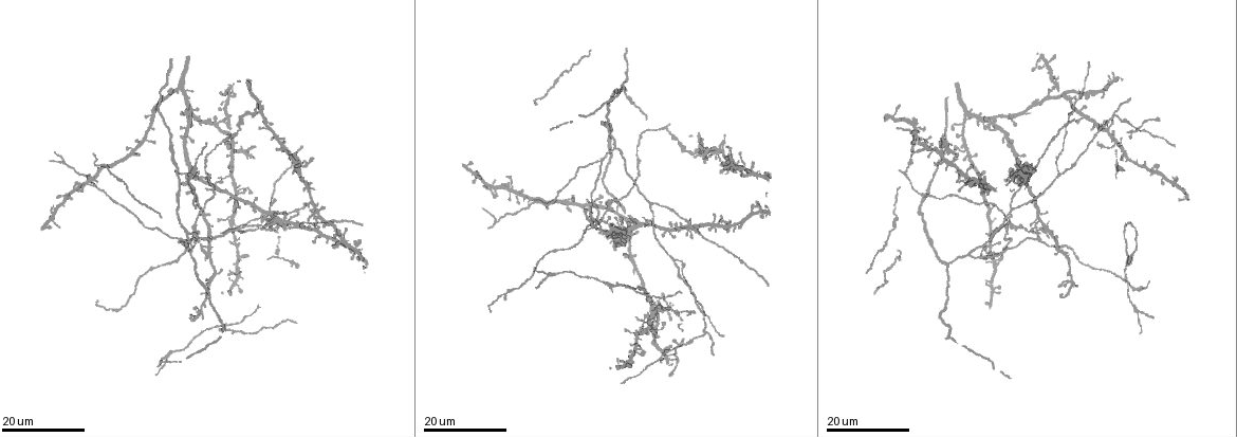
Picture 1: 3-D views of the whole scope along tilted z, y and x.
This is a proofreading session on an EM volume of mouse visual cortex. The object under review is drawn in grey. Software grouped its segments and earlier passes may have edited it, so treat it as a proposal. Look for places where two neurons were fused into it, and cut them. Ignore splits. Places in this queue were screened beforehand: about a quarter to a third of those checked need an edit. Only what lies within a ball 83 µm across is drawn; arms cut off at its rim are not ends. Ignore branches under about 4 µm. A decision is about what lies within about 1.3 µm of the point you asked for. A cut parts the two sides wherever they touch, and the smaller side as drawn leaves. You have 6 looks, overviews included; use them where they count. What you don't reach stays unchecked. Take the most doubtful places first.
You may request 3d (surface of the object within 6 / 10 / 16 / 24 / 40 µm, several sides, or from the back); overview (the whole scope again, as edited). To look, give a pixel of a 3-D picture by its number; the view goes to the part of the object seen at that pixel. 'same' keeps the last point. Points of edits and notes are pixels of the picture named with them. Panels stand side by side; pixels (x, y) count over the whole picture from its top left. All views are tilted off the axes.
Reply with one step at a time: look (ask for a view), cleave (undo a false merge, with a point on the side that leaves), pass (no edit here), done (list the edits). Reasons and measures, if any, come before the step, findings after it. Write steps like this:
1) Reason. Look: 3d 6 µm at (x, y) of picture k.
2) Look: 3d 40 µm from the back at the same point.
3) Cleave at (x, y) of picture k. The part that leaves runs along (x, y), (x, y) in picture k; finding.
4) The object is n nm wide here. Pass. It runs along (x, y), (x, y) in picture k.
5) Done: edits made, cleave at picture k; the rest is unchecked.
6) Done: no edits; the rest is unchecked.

A fork. Look: 3d 24 µm at (694, 230) of picture 1.

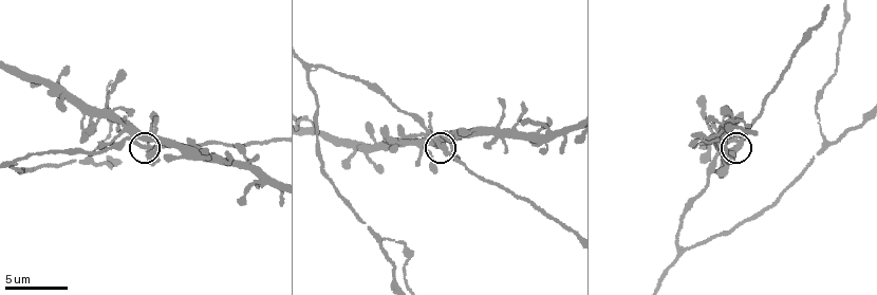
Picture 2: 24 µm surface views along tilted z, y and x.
Zoom in. Look: 3d 10 µm at (738, 150) of picture 2.

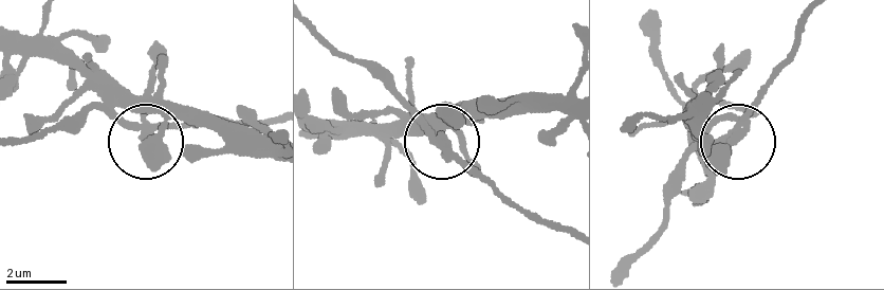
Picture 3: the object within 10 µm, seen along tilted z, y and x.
The side arm is 25 µm long. Pass. It runs along (313, 28), (363, 64), (420, 127), (505, 202) in picture 3; all the same neuron.

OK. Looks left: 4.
Three arms meet. Look: 3d 24 µm at (1112, 117) of picture 1.

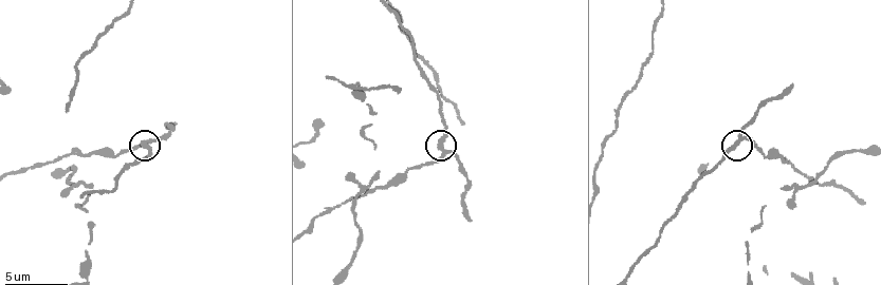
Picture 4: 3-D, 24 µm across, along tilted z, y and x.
Look: 3d 10 µm at (150, 141) of picture 4.

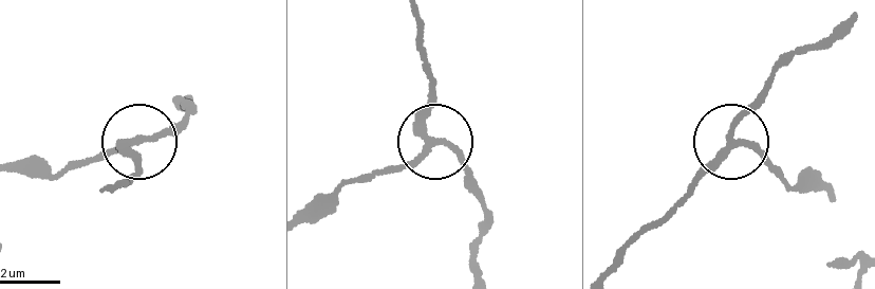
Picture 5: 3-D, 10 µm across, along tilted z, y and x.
Pass. It runs along (616, 266), (636, 239), (688, 199), (775, 73) in picture 5; continuous, no second neuron.

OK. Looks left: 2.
Arms part here. Look: 3d 6 µm at (354, 85) of picture 4.

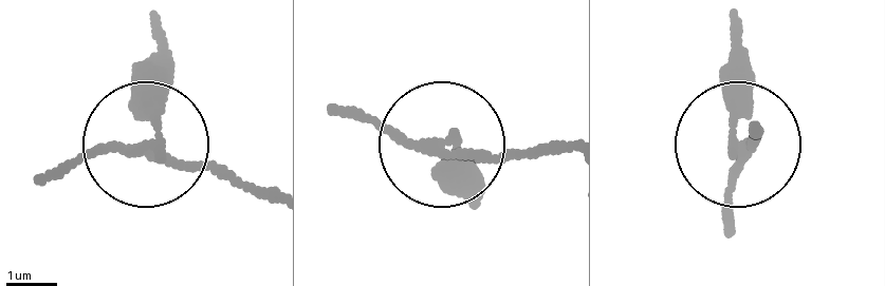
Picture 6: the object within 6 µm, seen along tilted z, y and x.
The object is 160 nm wide here. Cleave at (74, 160) of picture 6. The part that leaves runs along (153, 150), (268, 187) in picture 6; a second neuron is stuck on.

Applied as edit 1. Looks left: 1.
Done: edits made, cleave at picture 6; the rest is unchecked.

